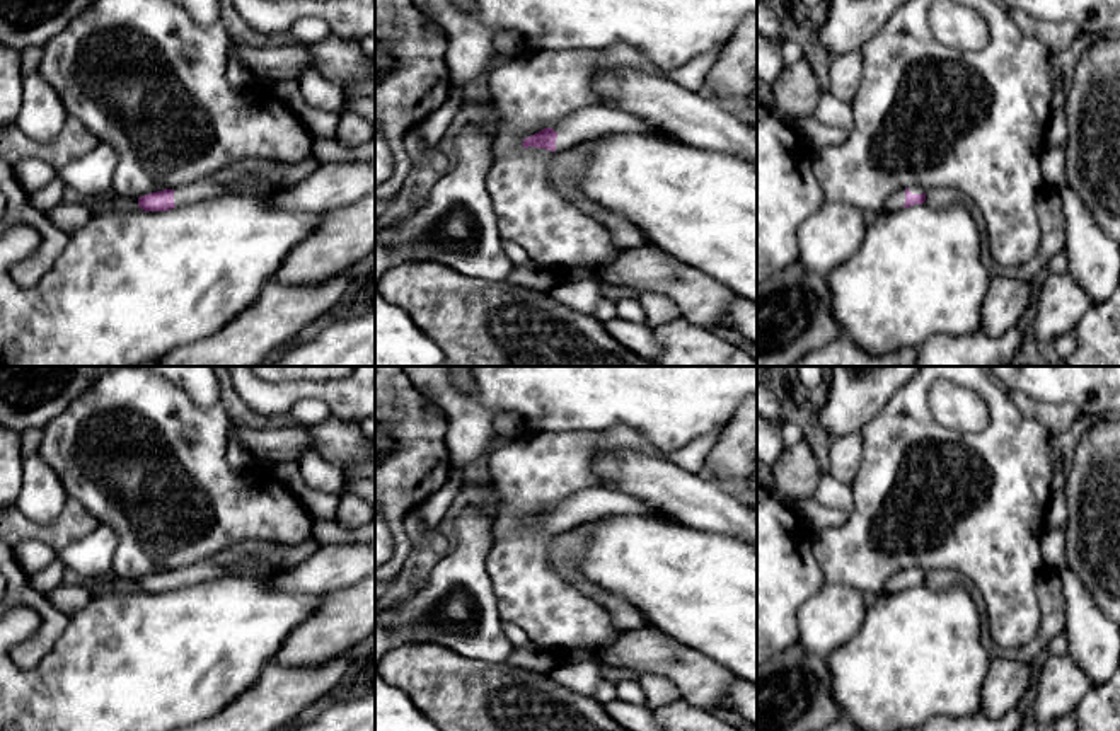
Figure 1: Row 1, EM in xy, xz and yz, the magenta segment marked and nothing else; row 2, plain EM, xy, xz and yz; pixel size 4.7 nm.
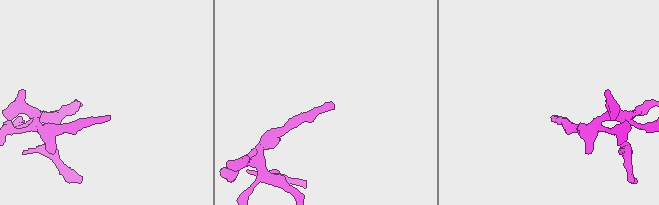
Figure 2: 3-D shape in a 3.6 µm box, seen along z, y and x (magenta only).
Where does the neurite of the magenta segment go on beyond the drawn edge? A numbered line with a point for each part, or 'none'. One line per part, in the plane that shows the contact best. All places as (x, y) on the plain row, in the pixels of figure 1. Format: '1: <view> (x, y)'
1: yz (895, 583)

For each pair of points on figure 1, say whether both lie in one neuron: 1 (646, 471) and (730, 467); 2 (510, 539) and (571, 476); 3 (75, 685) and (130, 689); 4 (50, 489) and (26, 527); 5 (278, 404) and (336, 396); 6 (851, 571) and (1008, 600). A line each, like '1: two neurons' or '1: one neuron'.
1: two neurons
2: one neuron
3: one neuron
4: two neurons
5: one neuron
6: one neuron

